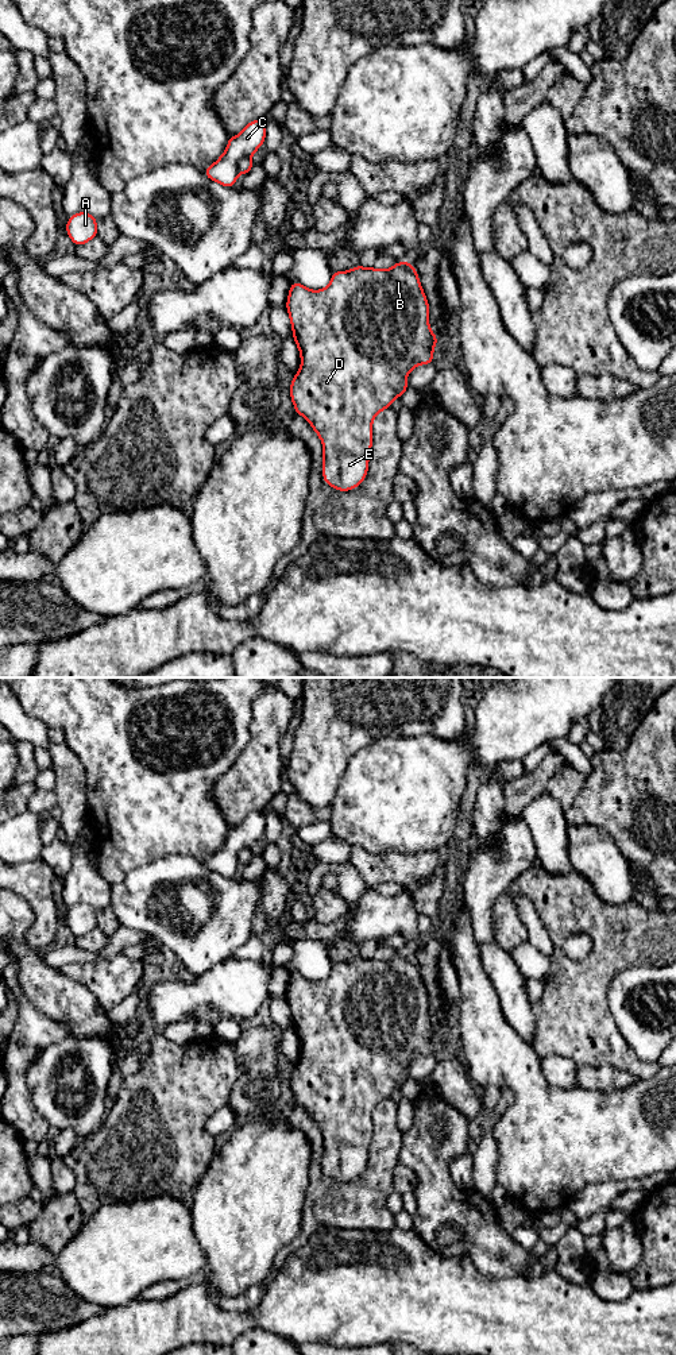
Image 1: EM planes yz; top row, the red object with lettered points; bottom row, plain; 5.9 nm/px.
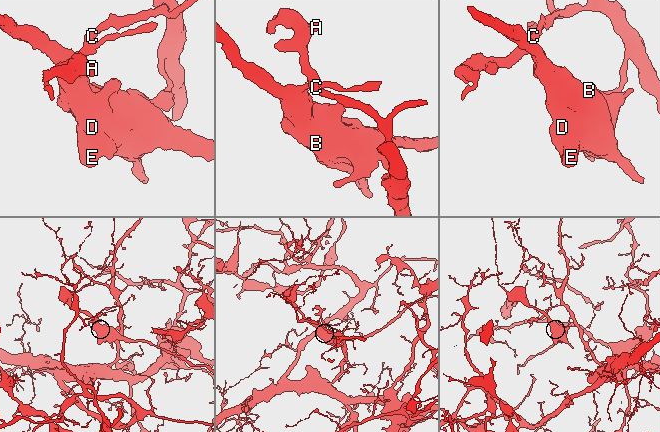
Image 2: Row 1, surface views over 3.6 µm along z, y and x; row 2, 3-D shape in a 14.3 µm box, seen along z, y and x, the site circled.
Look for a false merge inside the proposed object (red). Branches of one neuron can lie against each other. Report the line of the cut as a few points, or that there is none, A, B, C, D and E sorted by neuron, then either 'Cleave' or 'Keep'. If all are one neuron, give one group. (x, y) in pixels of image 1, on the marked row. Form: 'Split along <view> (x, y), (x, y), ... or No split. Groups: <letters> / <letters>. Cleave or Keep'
Split along yz (250, 155), (246, 155), (239, 162), (238, 172). Groups: A C / B D E. Cleave

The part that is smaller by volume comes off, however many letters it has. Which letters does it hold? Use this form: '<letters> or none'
B, D, E

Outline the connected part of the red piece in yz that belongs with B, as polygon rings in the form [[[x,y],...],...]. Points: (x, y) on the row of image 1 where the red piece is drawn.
[[[397,262],[387,270],[358,265],[349,271],[333,271],[329,285],[322,290],[309,290],[293,282],[286,309],[301,355],[301,368],[290,385],[295,413],[306,418],[322,441],[324,482],[339,491],[354,490],[368,471],[374,417],[391,408],[394,398],[401,398],[409,389],[406,378],[414,367],[433,363],[433,348],[439,343],[429,327],[426,296],[410,262]]]

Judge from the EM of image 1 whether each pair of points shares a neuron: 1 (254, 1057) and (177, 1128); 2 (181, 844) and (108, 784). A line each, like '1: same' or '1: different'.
1: different
2: same

